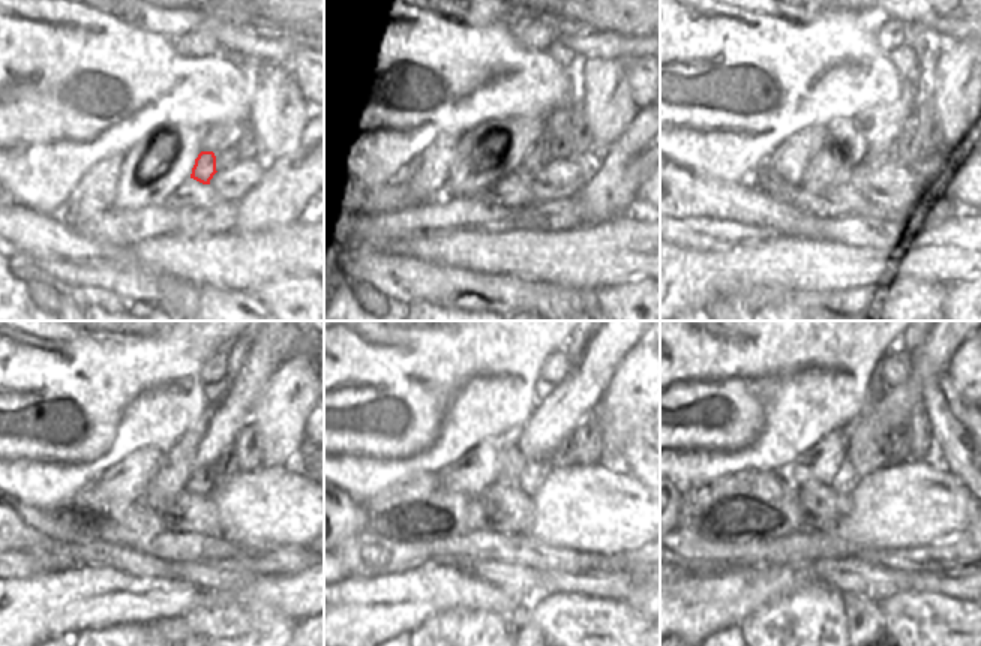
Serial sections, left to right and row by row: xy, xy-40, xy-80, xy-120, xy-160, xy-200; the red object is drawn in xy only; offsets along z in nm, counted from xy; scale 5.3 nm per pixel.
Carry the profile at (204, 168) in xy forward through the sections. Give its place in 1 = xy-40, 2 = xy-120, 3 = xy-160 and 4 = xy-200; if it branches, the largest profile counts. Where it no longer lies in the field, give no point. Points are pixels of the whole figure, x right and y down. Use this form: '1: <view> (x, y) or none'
1: xy-40 (539, 156)
2: xy-120 (203, 481)
3: xy-160 (536, 469)
4: xy-200 (866, 439)

